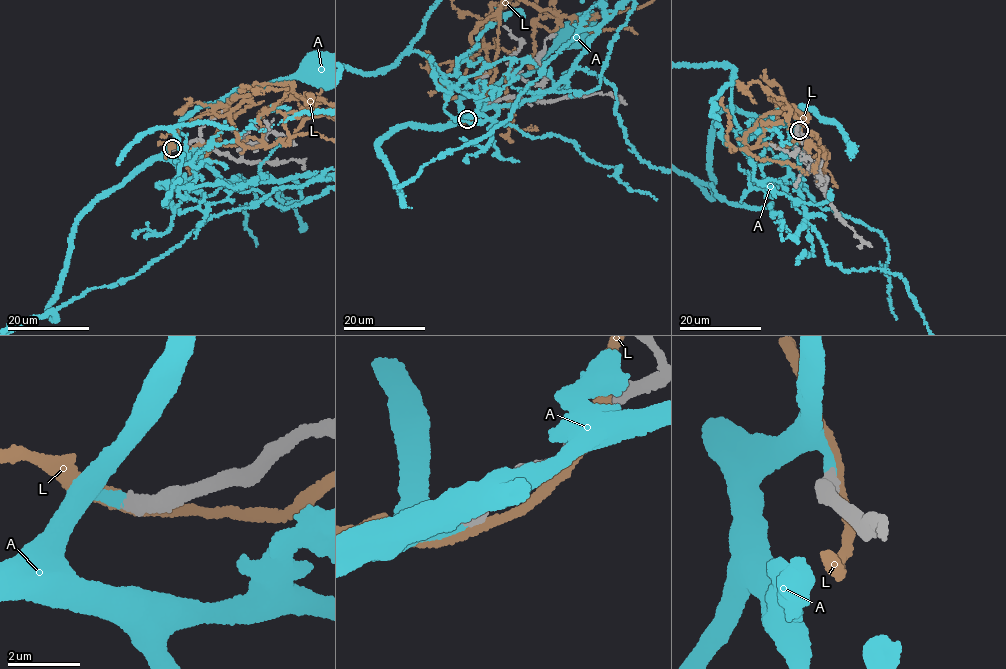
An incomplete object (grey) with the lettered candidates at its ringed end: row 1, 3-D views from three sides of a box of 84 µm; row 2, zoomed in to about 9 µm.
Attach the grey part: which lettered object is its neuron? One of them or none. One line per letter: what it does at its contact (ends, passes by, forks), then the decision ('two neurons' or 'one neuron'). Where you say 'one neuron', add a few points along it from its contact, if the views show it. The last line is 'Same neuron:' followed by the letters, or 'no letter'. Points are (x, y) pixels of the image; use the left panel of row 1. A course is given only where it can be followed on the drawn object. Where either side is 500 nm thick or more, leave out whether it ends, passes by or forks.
A: it ends there; one neuron
L: two neurons
Same neuron: A

